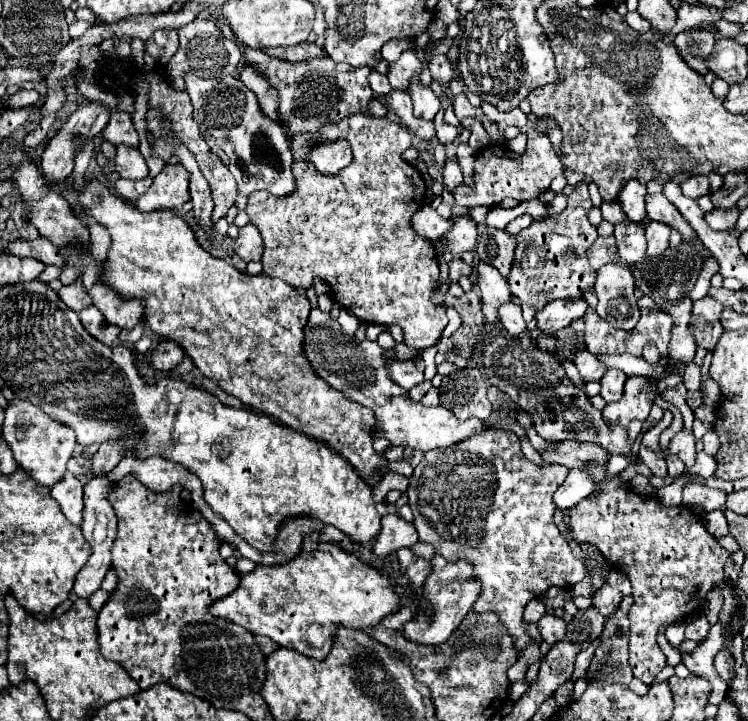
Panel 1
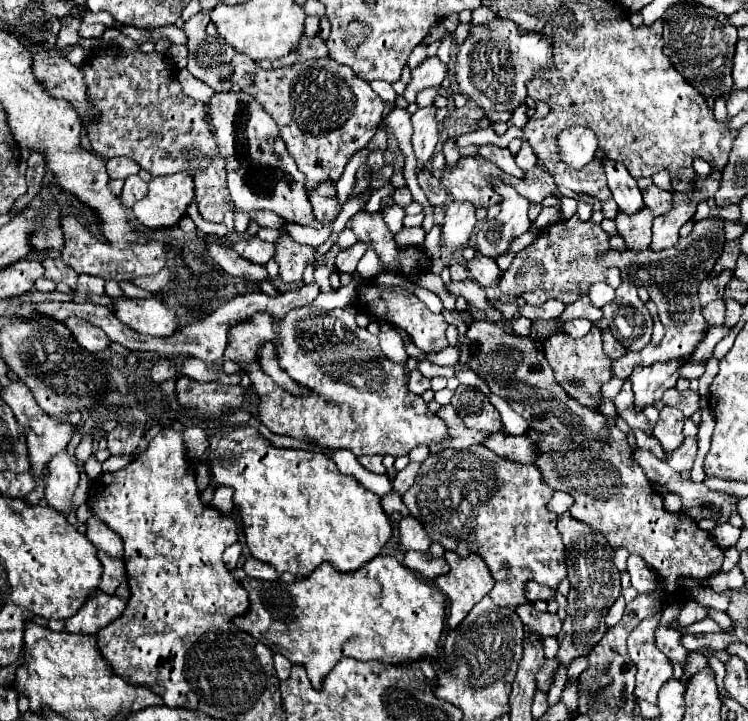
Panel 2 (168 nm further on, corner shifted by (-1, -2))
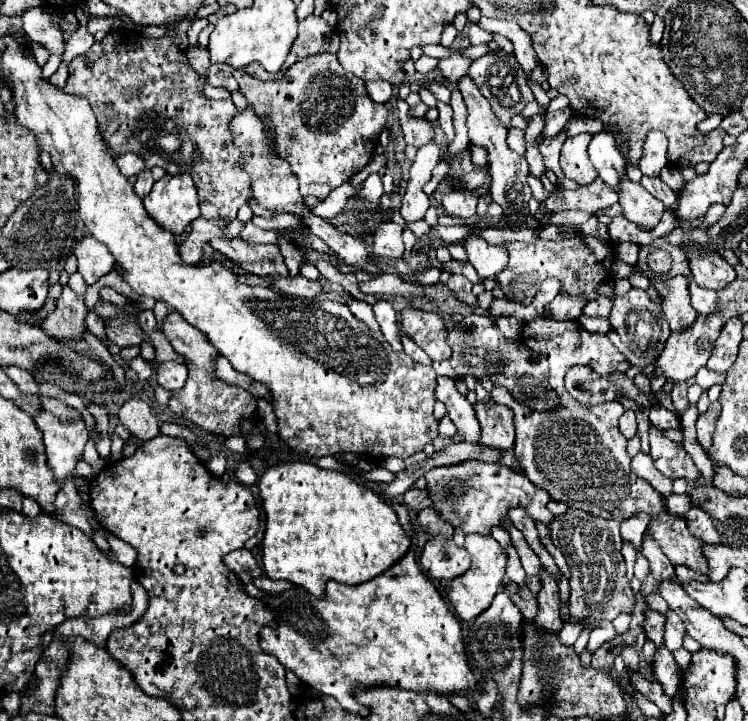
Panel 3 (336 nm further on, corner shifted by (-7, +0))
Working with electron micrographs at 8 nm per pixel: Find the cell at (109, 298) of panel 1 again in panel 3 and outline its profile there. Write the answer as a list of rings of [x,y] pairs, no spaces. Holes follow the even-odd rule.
[[[177,311],[167,313],[167,317],[163,321],[163,333],[165,333],[167,341],[173,345],[173,349],[189,361],[187,363],[187,369],[189,369],[187,383],[185,383],[185,387],[177,389],[171,395],[171,401],[169,401],[171,411],[193,421],[195,425],[199,425],[211,433],[221,433],[225,437],[239,433],[239,421],[243,417],[255,415],[255,397],[249,391],[227,385],[225,381],[221,381],[213,375],[213,359],[217,355],[217,349],[207,341],[207,337],[197,327],[187,323],[183,319],[183,315],[179,315]]]

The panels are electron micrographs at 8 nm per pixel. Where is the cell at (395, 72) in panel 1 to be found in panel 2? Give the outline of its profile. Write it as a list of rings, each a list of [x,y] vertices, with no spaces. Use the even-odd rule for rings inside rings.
[[[439,57],[425,59],[415,71],[411,71],[411,83],[405,89],[403,97],[407,99],[407,103],[413,103],[415,95],[420,91],[430,87],[441,87],[445,75],[447,75],[447,65],[441,63]]]

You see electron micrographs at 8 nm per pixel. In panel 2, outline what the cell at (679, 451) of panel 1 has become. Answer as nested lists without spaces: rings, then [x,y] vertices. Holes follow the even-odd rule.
[[[663,407],[659,411],[659,421],[655,425],[655,437],[659,439],[665,453],[673,453],[683,443],[683,413],[675,407]]]

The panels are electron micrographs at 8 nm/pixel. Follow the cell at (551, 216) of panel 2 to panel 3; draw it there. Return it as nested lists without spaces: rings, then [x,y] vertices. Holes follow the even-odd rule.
[[[597,177],[593,183],[577,189],[577,191],[563,191],[561,189],[561,191],[553,193],[545,201],[545,207],[553,213],[567,211],[567,209],[583,209],[583,211],[595,213],[597,209],[603,209],[603,207],[617,203],[617,199],[619,199],[619,195],[615,195],[615,191],[611,191],[611,187],[607,187]]]

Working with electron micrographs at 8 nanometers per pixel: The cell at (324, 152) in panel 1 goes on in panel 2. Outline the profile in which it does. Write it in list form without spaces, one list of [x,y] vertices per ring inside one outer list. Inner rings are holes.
[[[235,55],[229,79],[237,83],[241,91],[255,97],[275,119],[281,139],[293,155],[299,171],[305,175],[307,195],[323,181],[337,183],[351,155],[367,147],[383,119],[383,101],[371,85],[359,79],[349,67],[335,63],[331,57],[265,71],[253,59]]]

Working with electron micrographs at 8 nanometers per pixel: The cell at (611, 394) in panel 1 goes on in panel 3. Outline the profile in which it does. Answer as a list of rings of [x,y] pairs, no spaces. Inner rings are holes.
[[[651,425],[649,429],[649,437],[651,437],[651,457],[655,467],[667,475],[669,479],[677,479],[677,477],[685,477],[687,481],[695,481],[701,473],[695,467],[693,459],[689,457],[689,453],[683,449],[681,443],[669,439],[663,429],[657,429]]]

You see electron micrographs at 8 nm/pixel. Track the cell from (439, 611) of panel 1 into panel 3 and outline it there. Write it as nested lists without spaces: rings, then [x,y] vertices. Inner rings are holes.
[[[467,535],[465,549],[471,555],[471,567],[463,575],[451,579],[445,587],[445,591],[447,591],[447,597],[453,605],[453,609],[459,615],[459,619],[471,621],[491,605],[491,599],[499,591],[503,575],[505,575],[505,567],[507,567],[507,553],[491,535]]]

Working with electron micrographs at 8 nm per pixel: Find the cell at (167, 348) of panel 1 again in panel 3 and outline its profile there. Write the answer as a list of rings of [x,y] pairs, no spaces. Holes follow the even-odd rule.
[[[161,363],[157,367],[157,383],[163,389],[175,391],[183,387],[187,381],[187,367],[181,363]]]

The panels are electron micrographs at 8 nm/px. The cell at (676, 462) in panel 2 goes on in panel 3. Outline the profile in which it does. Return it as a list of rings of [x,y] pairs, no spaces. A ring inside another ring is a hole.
[[[719,401],[711,403],[707,413],[699,415],[699,419],[697,419],[697,437],[699,437],[699,443],[701,443],[701,447],[705,451],[709,451],[709,447],[711,447],[711,439],[713,439],[717,417],[719,417]]]

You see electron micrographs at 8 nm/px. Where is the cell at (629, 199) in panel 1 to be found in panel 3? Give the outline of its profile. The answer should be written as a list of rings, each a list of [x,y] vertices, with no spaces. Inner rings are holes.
[[[597,133],[593,135],[589,143],[589,159],[599,171],[599,177],[607,187],[611,187],[615,193],[621,189],[621,177],[625,175],[625,159],[621,151],[615,145],[615,139],[611,133]]]

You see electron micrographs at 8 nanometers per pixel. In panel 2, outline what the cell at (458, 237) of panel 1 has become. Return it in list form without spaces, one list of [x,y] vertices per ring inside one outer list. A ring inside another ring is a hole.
[[[451,201],[445,211],[443,223],[443,241],[445,249],[459,249],[465,247],[473,229],[475,229],[475,209],[469,201]]]

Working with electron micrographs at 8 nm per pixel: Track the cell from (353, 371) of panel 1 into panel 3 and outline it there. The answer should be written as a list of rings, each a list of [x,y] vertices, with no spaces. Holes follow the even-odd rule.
[[[5,35],[3,37],[5,41],[5,51],[1,55],[1,69],[3,69],[3,79],[11,85],[11,99],[15,101],[15,119],[17,119],[17,125],[25,127],[27,131],[31,131],[37,139],[37,145],[47,151],[51,155],[51,161],[53,161],[53,169],[55,173],[59,175],[69,175],[73,177],[75,185],[77,185],[77,191],[79,191],[79,213],[81,213],[81,219],[85,221],[87,229],[91,231],[91,235],[95,235],[95,239],[99,239],[101,243],[105,243],[109,247],[109,251],[113,253],[113,257],[119,261],[119,265],[125,269],[125,281],[133,287],[135,293],[139,295],[147,295],[147,297],[153,297],[153,299],[161,299],[165,301],[169,307],[173,307],[175,311],[179,311],[187,323],[193,323],[197,329],[201,329],[207,339],[217,347],[217,351],[221,355],[225,355],[231,365],[249,375],[251,379],[263,383],[269,391],[271,391],[271,397],[273,397],[273,411],[275,411],[275,417],[277,417],[277,435],[279,439],[291,447],[291,449],[301,449],[309,455],[335,455],[335,453],[345,453],[345,451],[351,451],[355,455],[361,455],[361,457],[401,457],[401,459],[407,459],[409,455],[413,453],[419,453],[423,451],[423,447],[433,441],[437,435],[439,435],[439,421],[433,417],[433,403],[435,403],[435,397],[431,393],[431,389],[425,393],[425,385],[421,383],[435,383],[435,371],[433,367],[427,367],[427,365],[421,365],[417,361],[413,361],[411,357],[407,357],[405,353],[395,353],[391,349],[391,345],[385,341],[383,333],[381,331],[373,331],[369,325],[365,325],[361,319],[357,319],[347,305],[343,303],[337,303],[337,301],[323,301],[323,299],[299,299],[299,297],[293,297],[293,295],[283,295],[279,291],[273,291],[269,287],[251,287],[251,285],[243,285],[243,283],[235,283],[235,275],[233,271],[229,269],[221,269],[221,271],[213,271],[209,265],[187,265],[179,259],[177,255],[177,241],[173,239],[173,233],[171,231],[165,231],[161,229],[155,221],[149,219],[141,199],[135,195],[133,191],[133,185],[127,183],[127,179],[119,173],[119,167],[109,151],[109,147],[103,143],[103,139],[99,137],[99,131],[97,131],[97,121],[95,121],[95,115],[89,107],[87,101],[83,101],[81,97],[77,95],[71,95],[71,93],[65,93],[61,87],[57,85],[51,85],[49,81],[45,81],[41,77],[41,67],[37,65],[35,57],[29,55],[27,49],[23,49],[17,39],[13,39],[11,35]]]

